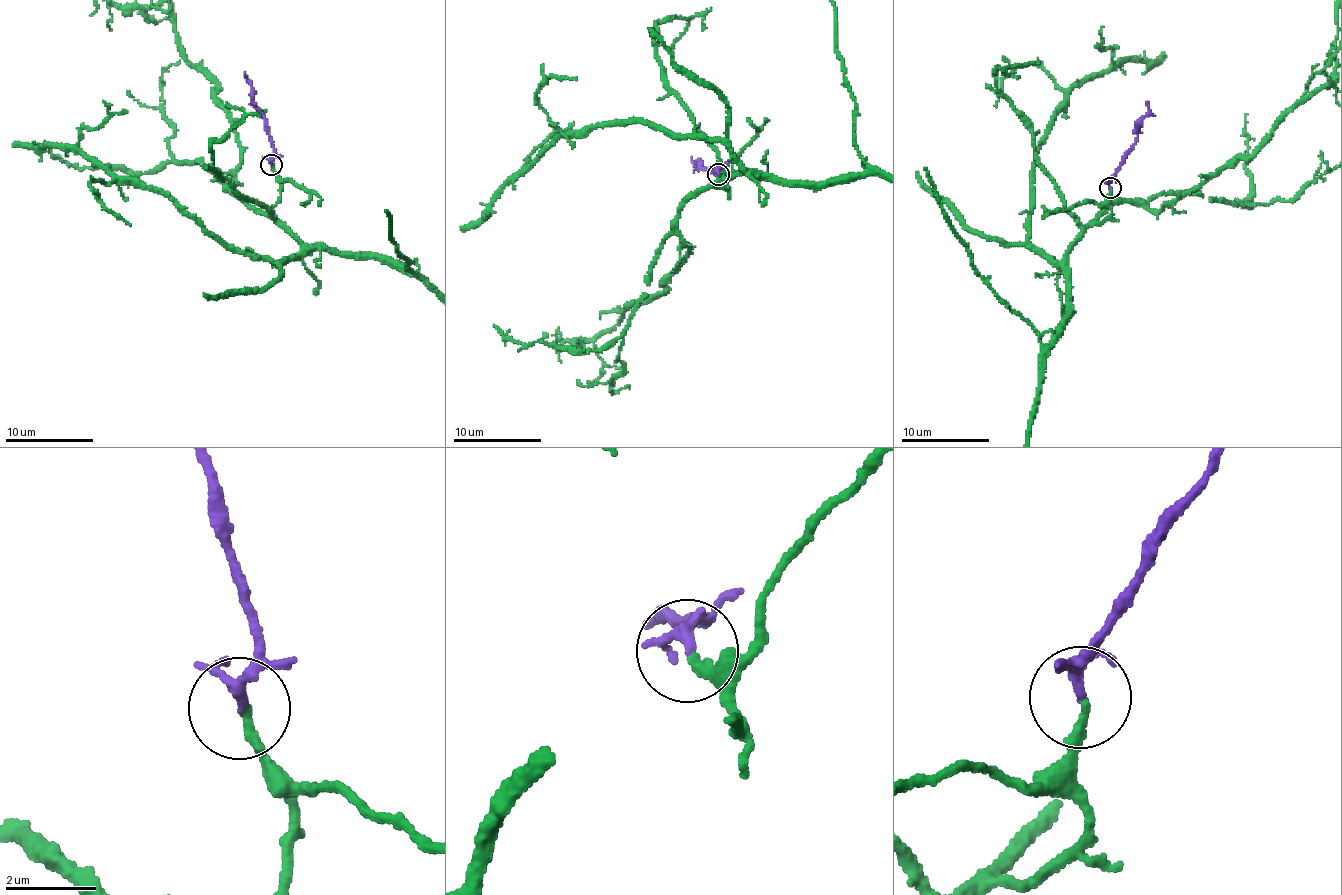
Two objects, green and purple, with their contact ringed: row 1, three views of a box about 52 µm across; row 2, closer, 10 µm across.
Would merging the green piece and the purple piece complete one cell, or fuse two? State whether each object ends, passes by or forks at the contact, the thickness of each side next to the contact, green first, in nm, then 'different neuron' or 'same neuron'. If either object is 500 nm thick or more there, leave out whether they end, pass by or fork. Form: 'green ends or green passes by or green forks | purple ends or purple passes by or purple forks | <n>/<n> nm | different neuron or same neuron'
green ends | purple forks | 180/150 nm | same neuron

